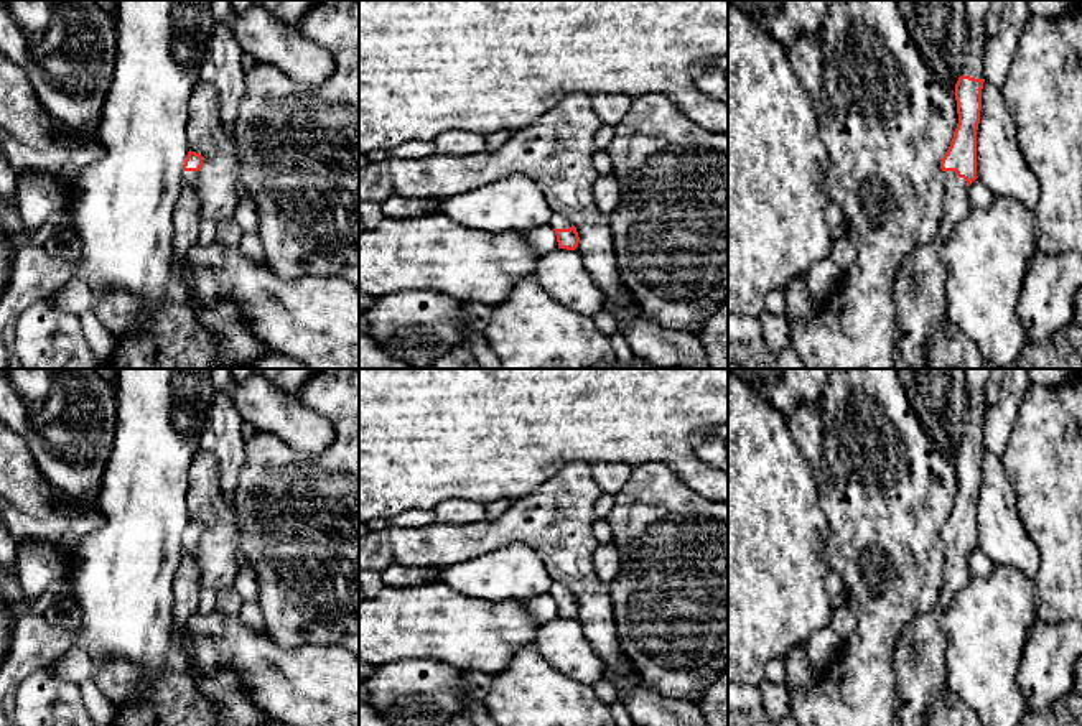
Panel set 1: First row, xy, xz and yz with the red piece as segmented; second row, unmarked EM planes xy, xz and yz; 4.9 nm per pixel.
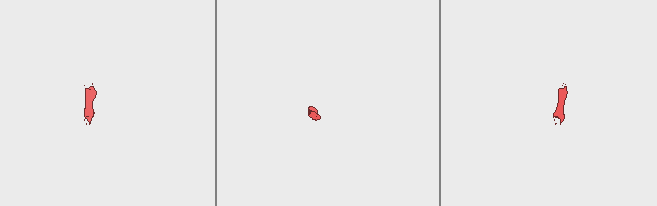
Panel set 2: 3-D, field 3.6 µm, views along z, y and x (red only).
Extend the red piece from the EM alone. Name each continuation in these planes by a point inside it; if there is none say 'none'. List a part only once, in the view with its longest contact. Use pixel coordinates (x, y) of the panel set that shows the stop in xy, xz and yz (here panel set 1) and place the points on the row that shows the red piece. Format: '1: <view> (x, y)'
1: yz (977, 10)
2: yz (919, 300)

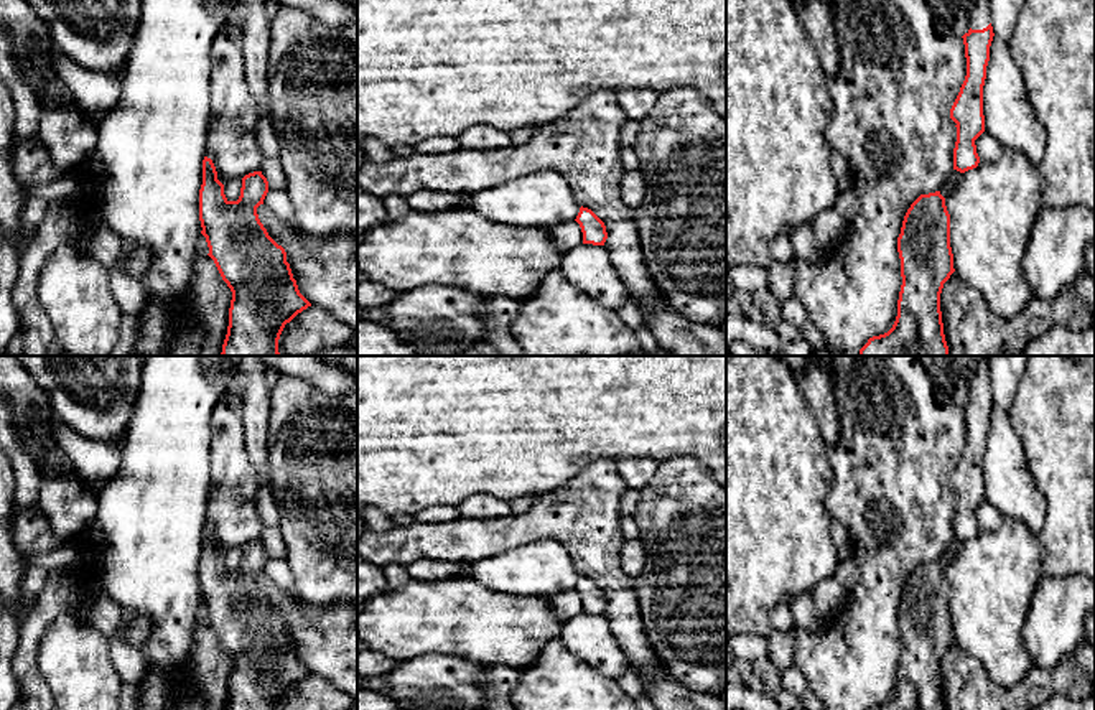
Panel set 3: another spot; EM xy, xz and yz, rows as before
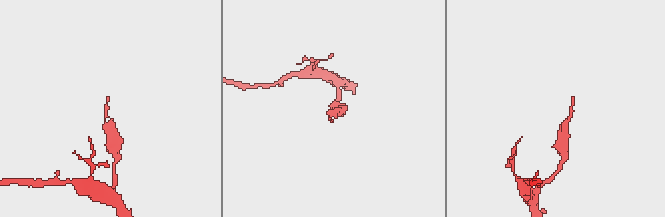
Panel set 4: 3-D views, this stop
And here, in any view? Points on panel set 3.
1: yz (980, 18)

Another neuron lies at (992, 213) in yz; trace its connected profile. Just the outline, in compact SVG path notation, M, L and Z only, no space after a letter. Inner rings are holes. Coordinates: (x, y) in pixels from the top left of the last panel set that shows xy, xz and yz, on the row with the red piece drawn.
M1004 148L996 161L980 161L945 199L955 273L981 292L1003 318L1019 315L1032 298L1023 257L1044 206L1039 166Z

